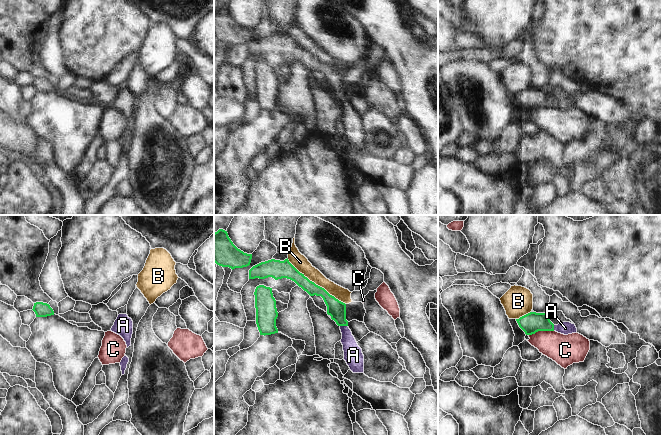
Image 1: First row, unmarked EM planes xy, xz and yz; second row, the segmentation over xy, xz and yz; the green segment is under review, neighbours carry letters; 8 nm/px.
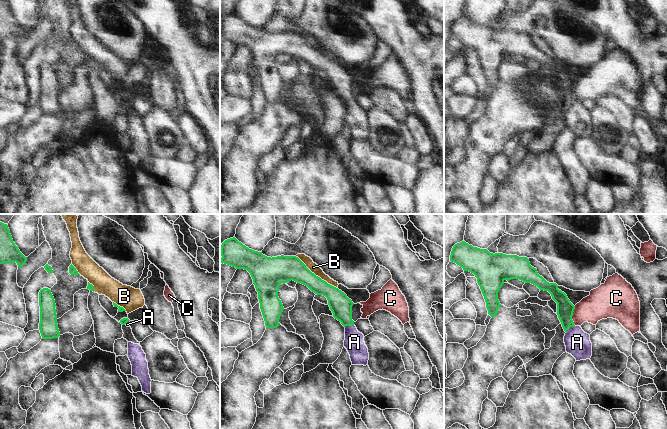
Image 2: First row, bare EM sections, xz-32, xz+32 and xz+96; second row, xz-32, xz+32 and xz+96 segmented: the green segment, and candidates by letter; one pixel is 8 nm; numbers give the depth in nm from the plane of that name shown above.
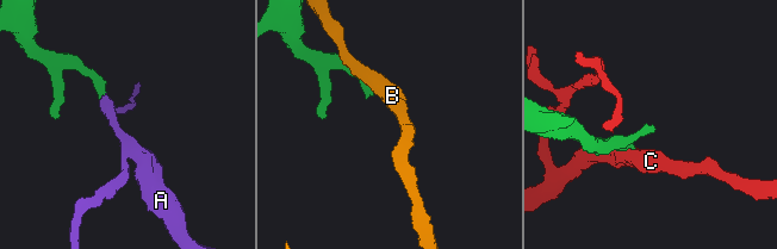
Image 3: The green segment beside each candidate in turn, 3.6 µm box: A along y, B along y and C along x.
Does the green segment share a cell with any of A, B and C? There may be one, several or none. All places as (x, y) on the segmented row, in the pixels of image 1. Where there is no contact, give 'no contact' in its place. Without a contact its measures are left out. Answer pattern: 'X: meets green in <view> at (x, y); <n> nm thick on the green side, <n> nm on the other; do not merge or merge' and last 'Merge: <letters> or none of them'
A: meets green in xz at (344, 325); 150 nm thick on the green side, 150 nm on the other; merge
B: meets green in xz at (315, 284); 140 nm thick on the green side, 120 nm on the other; do not merge
C: meets green in yz at (540, 330); 160 nm thick on the green side, 240 nm on the other; do not merge
Merge: A

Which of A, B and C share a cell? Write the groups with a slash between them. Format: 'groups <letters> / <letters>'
groups A / B / C

